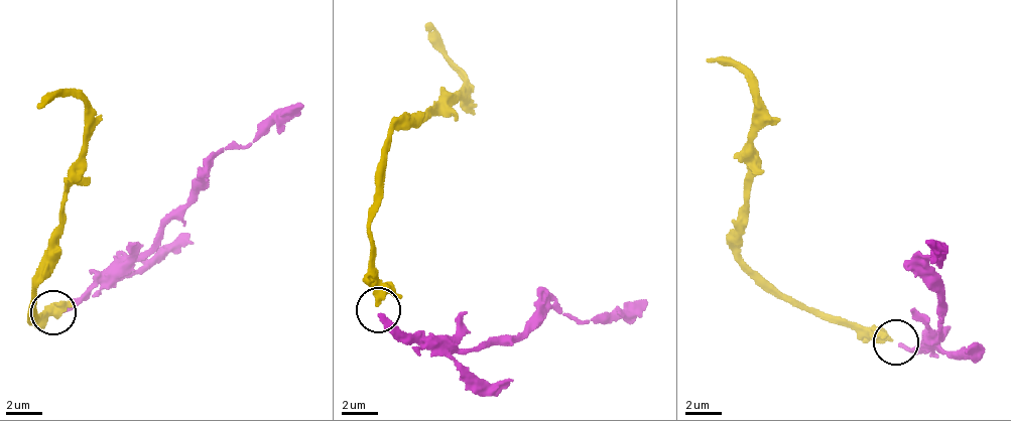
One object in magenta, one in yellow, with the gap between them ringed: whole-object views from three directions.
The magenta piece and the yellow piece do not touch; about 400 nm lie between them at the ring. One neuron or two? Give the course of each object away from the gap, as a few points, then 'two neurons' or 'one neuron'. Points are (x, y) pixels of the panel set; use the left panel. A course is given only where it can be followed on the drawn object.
course magenta (54, 313), (74, 309), (137, 260), (186, 202), (200, 170), (250, 144), (302, 105); course yellow (53, 311), (28, 323), (47, 241), (61, 222), (67, 171), (85, 140), (85, 103), (70, 95), (38, 109); one neuron

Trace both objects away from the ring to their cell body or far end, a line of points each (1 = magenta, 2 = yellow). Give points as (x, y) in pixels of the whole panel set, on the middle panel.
1: (379, 313), (396, 326), (460, 352), (517, 334), (549, 308), (587, 322), (637, 309), (647, 297)
2: (379, 307), (369, 215), (390, 136), (410, 114), (426, 117), (437, 97), (460, 94), (465, 79), (426, 22)

